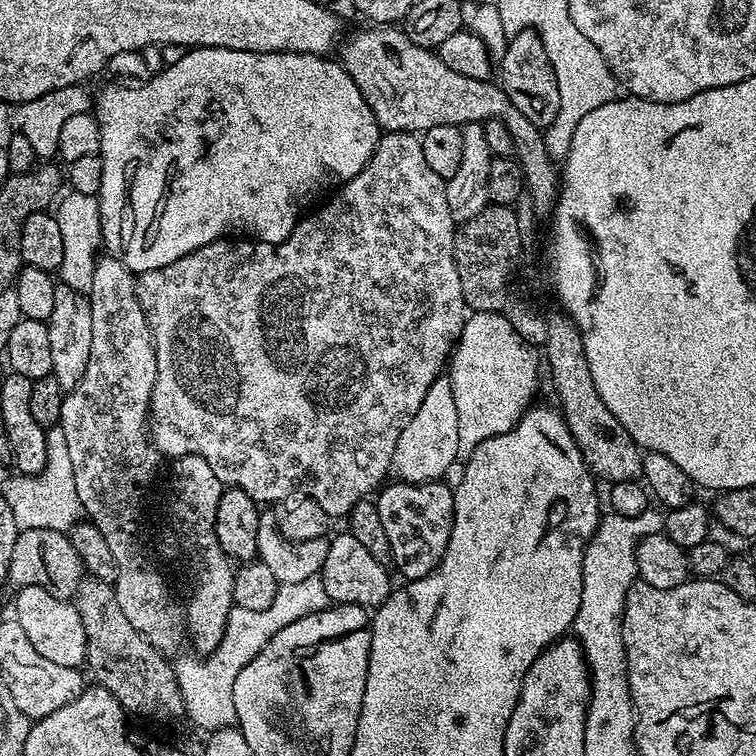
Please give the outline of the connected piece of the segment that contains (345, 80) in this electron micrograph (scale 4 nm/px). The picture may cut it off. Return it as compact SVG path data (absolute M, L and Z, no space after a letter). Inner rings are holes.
M194 48L185 51L172 64L160 68L152 79L142 86L131 88L129 84L108 82L100 93L97 91L94 96L94 115L100 124L102 134L99 155L102 158L102 190L99 202L103 247L111 255L123 260L130 271L139 274L170 266L170 262L178 262L178 258L221 239L225 235L224 228L232 231L229 233L243 234L267 244L281 244L288 239L302 218L302 213L309 207L307 204L316 196L312 188L324 188L328 180L332 186L339 186L358 175L370 162L376 143L382 135L380 123L374 118L370 106L366 106L366 98L362 98L358 86L354 86L344 65L335 59L328 59L332 58L311 56L301 52Z

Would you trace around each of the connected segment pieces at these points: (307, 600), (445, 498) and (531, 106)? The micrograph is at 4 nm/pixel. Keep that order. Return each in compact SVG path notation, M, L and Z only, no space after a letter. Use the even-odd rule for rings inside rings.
M310 575L304 581L277 585L274 600L264 610L249 610L234 606L227 618L226 630L219 646L205 658L198 654L179 655L173 663L179 693L182 694L184 713L204 732L231 727L236 721L234 710L234 681L242 667L257 656L278 632L299 618L309 617L322 609L331 607L321 575ZM204 660L204 661L203 661Z
M431 480L429 484L388 482L375 497L378 518L382 518L382 527L390 542L392 564L404 575L405 581L426 578L446 554L454 522L453 489L446 485L438 480Z
M525 30L509 39L505 56L498 62L498 83L504 92L518 106L518 111L526 114L530 122L541 130L550 127L554 118L558 118L560 109L560 91L546 46L537 32Z

